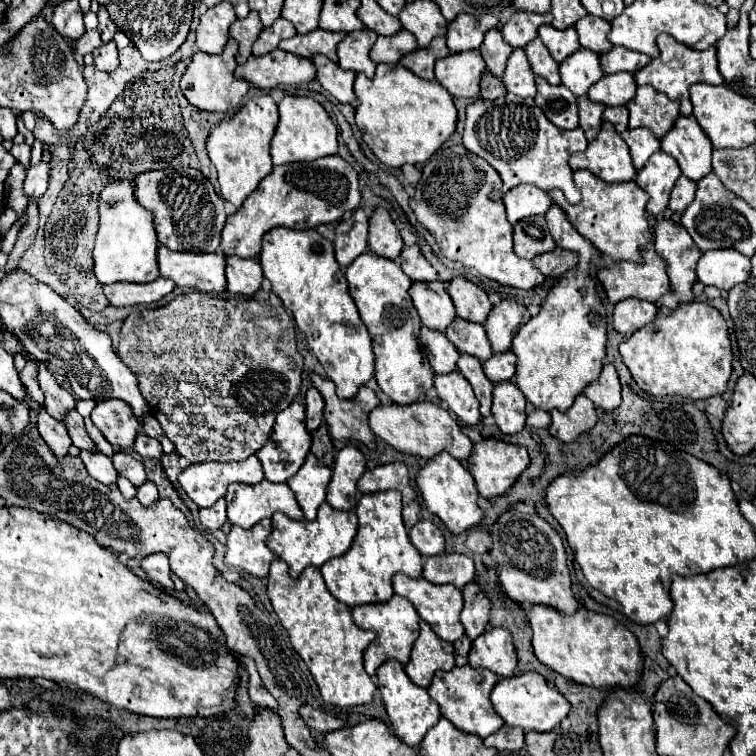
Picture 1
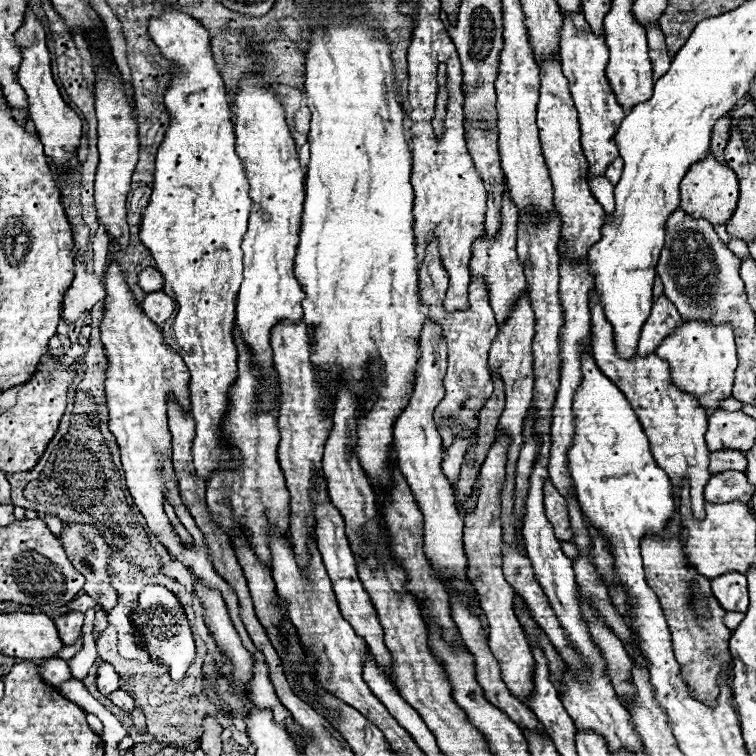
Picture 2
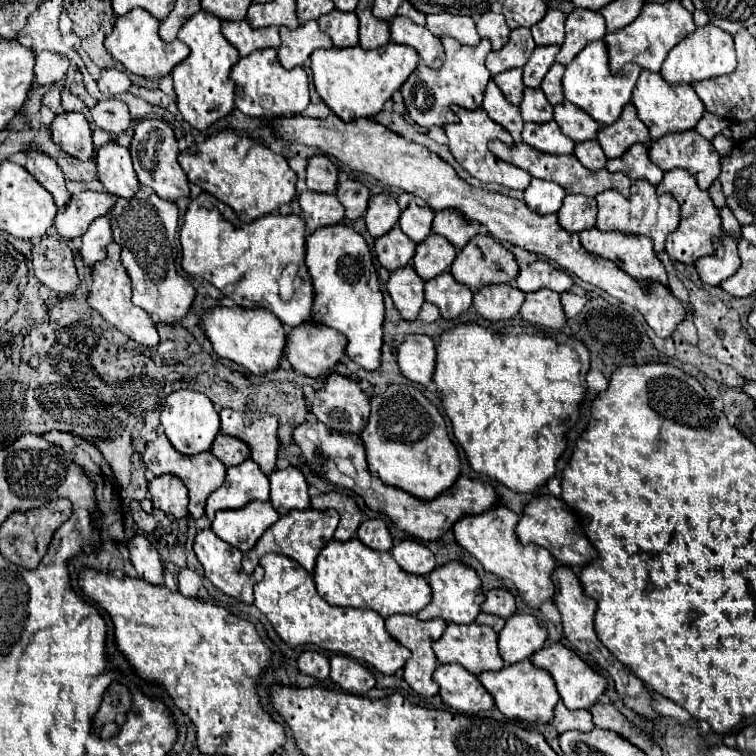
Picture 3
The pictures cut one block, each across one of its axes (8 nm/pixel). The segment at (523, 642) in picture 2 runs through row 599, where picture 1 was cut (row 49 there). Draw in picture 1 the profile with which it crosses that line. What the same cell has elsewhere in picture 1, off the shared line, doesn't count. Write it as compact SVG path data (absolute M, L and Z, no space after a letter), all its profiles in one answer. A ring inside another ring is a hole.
M494 28L494 30L486 32L486 38L480 46L480 52L482 52L482 58L486 62L486 70L500 78L504 68L506 68L506 60L512 54L512 46L502 40L500 30Z

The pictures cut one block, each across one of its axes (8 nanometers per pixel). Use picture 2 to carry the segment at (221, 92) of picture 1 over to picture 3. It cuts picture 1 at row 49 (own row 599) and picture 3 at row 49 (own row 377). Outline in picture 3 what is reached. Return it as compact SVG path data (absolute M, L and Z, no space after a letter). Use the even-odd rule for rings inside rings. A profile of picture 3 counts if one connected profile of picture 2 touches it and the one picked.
M140 8L128 12L126 16L120 16L114 22L114 30L110 36L106 36L104 46L106 50L126 66L126 70L130 70L132 74L144 76L144 78L160 78L172 72L172 68L182 62L188 56L188 48L180 42L174 40L170 44L162 42L162 38L158 36L158 20L152 18L150 12L144 12Z

